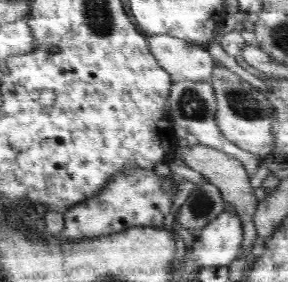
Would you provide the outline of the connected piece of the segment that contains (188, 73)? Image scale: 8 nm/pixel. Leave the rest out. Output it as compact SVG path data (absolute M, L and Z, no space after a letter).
M168 34L148 37L151 54L176 80L208 82L216 63L209 51Z

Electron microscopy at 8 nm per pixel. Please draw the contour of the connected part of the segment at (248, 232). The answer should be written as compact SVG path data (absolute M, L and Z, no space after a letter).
M172 139L171 148L171 156L182 159L182 161L192 168L192 170L196 170L196 172L200 172L200 174L208 178L209 182L219 188L224 202L226 202L226 204L231 204L235 208L236 214L239 216L243 228L241 250L243 251L243 254L249 254L258 237L252 218L259 201L254 196L254 189L250 185L251 175L244 168L244 165L242 165L240 161L236 160L236 158L225 154L223 151L210 148L201 143L196 144L195 146L188 146L188 148L180 148L180 146L178 146L178 144Z

